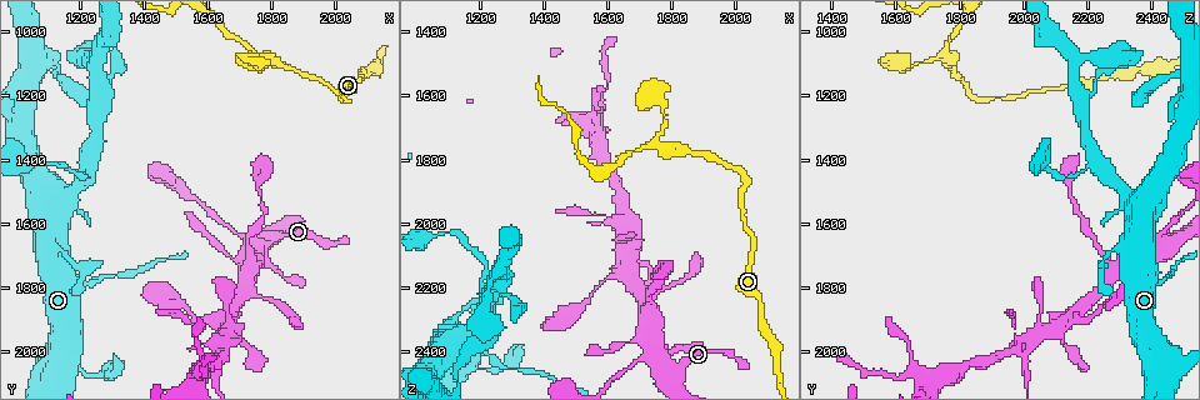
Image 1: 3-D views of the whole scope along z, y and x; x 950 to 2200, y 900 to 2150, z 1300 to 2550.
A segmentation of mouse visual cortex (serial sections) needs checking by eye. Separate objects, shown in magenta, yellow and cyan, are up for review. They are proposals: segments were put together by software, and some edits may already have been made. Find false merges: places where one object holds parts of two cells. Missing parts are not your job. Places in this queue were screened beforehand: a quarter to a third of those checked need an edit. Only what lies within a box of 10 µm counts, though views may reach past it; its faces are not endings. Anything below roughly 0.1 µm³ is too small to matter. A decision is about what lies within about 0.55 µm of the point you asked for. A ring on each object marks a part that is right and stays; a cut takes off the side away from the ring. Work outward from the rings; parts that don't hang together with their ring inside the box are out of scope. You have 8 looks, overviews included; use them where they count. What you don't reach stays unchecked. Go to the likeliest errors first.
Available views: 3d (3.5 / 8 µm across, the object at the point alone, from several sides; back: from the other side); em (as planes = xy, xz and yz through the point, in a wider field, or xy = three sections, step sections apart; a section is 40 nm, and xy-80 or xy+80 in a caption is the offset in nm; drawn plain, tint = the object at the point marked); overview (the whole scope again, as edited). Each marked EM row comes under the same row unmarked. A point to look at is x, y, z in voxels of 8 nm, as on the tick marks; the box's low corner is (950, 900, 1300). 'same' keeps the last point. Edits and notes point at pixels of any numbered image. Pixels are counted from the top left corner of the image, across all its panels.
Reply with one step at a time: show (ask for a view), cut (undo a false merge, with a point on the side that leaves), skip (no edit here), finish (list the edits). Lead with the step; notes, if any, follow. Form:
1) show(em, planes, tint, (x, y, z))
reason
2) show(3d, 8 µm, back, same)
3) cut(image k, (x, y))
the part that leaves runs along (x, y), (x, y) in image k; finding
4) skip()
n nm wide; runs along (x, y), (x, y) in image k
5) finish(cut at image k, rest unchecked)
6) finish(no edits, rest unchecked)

show(3d, 3.5 µm, (1760, 1680, 2440))
three-way junction

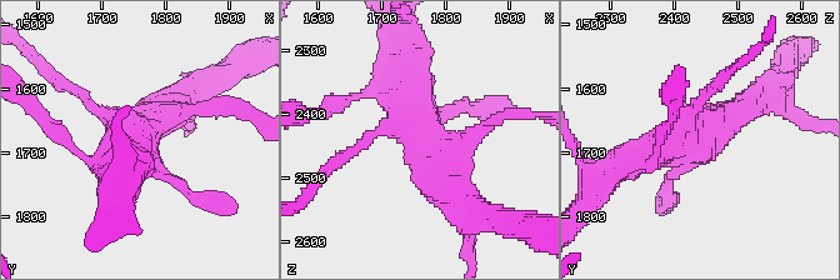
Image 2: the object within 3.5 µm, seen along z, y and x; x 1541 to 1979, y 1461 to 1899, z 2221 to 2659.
show(em, xy, step 5, tint, (1765, 1675, 2440))

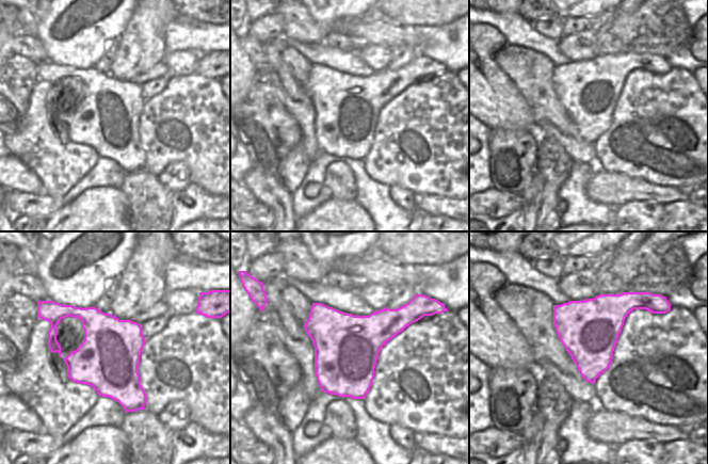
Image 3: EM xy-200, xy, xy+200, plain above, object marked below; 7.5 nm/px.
skip()
all the same cell

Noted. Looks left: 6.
show(3d, 3.5 µm, (2030, 1210, 1840))
sharp bend

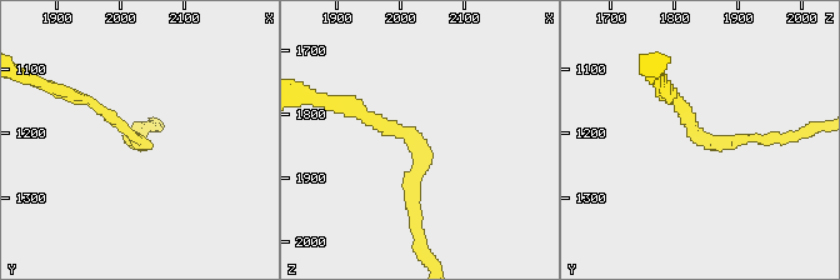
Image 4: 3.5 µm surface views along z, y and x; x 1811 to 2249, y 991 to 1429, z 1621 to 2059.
show(em, xy, step 3, tint, (2025, 1205, 1850))
shape alone is not enough

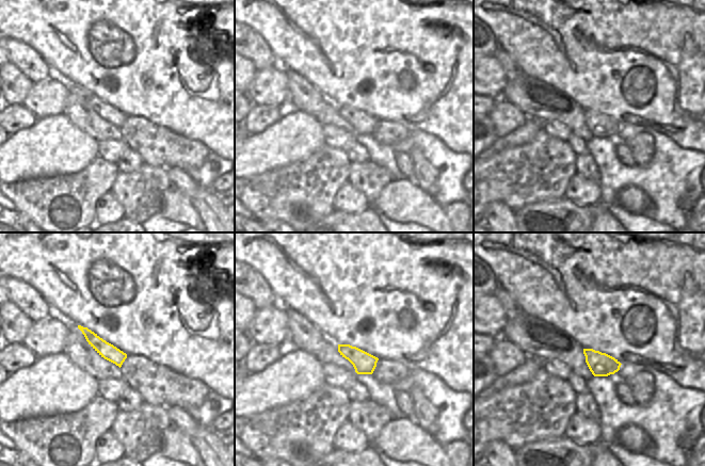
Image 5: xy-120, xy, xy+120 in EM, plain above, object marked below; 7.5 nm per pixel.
skip()
arms of 150, 200 nm; all the same cell

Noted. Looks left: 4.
show(3d, 3.5 µm, (1780, 1110, 1640))
sharp bend

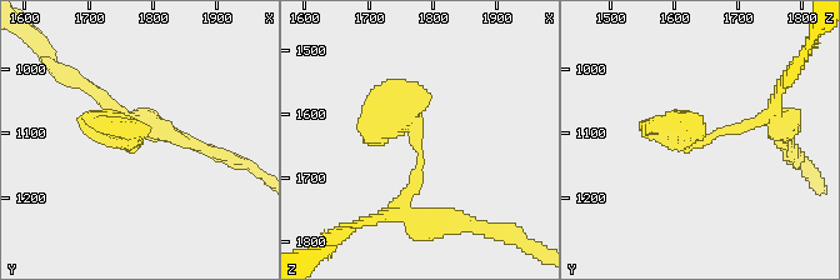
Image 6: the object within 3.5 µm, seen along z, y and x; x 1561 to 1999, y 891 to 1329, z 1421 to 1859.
show(em, xy, step 3, tint, (1775, 1110, 1640))

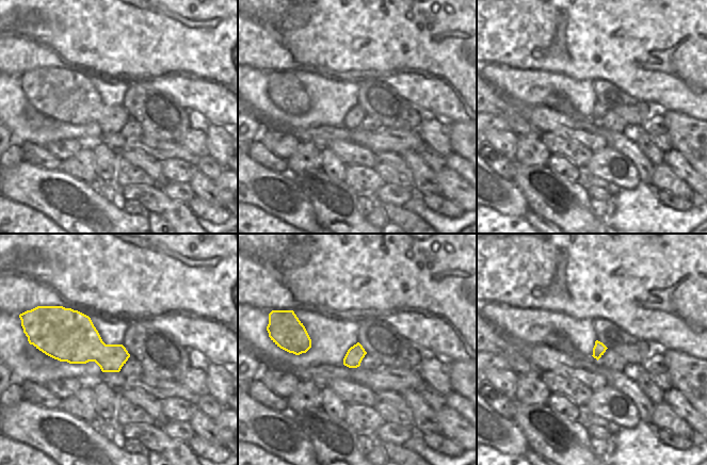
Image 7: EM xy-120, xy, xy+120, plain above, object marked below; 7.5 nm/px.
skip()
runs along (769, 119), (698, 141), (650, 126) in image 6; all the same cell

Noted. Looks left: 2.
finish(no edits, rest unchecked)

